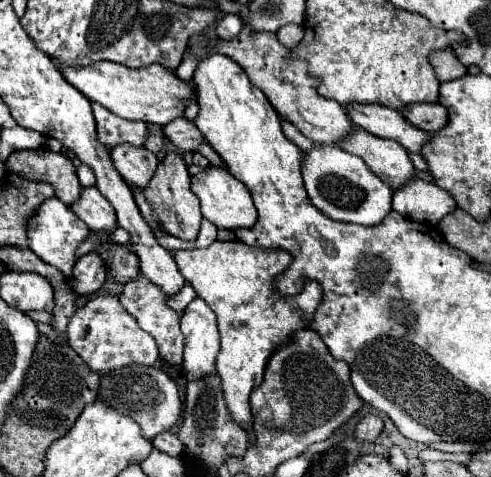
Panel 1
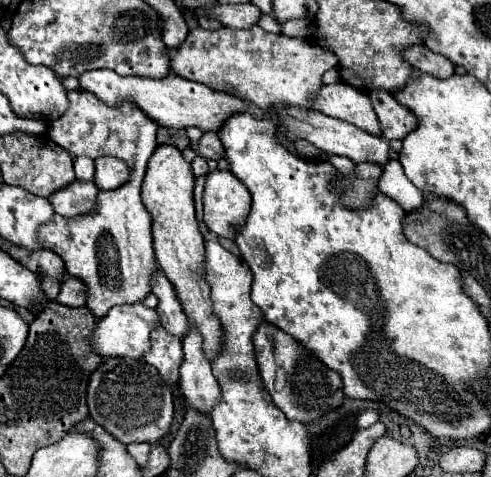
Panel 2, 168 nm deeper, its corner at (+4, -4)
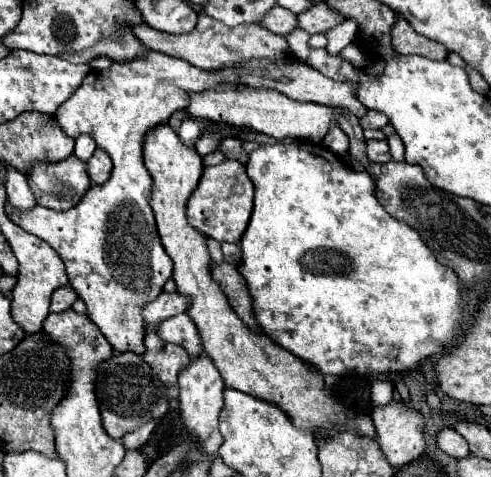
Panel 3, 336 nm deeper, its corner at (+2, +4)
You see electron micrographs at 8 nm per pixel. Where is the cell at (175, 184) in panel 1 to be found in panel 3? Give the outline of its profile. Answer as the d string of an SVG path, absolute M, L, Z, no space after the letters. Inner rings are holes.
M159 126L145 136L143 144L145 166L153 178L153 196L151 208L157 220L157 230L161 236L161 244L169 258L173 260L173 280L177 284L177 292L191 300L187 308L187 316L195 322L203 352L213 360L225 386L241 390L251 396L259 396L263 400L275 402L281 406L295 422L295 426L307 428L315 434L317 440L329 440L343 430L353 430L357 434L375 436L375 428L369 416L355 416L347 408L343 408L335 398L325 390L323 376L309 370L309 366L293 356L289 350L283 350L265 334L255 334L235 316L233 308L227 302L227 296L211 276L211 256L207 248L207 236L197 232L187 222L187 200L197 188L203 172L201 156L187 148L177 132L171 126Z

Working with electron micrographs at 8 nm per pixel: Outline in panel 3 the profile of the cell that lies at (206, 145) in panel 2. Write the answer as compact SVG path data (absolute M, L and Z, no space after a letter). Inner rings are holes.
M223 138L223 140L219 140L219 150L225 154L225 158L239 160L241 164L245 164L247 158L249 158L243 152L243 148L241 148L241 140L237 140L237 138Z

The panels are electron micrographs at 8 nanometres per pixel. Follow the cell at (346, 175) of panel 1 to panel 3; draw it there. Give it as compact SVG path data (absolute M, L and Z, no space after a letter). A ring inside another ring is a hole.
M367 140L367 160L369 162L377 162L377 164L383 164L383 162L389 162L391 156L389 156L389 146L387 142L379 142L379 140Z

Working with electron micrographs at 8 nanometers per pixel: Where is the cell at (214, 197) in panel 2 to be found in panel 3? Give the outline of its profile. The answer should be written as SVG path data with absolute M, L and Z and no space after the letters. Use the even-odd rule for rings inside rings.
M223 160L217 166L207 166L203 170L201 182L189 198L187 218L189 224L195 226L209 238L219 242L239 242L249 224L249 216L253 212L253 182L249 180L245 166L237 160Z

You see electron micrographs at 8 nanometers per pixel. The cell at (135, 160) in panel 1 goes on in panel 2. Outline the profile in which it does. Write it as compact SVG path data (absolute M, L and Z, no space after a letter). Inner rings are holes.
M101 156L95 160L95 178L99 190L115 190L129 180L129 168L125 162L113 156Z

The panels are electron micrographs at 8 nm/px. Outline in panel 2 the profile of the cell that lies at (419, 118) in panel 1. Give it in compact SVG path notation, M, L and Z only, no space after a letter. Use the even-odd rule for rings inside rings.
M369 92L369 100L381 124L381 138L401 140L411 130L415 130L417 118L409 110L401 108L401 104L397 104L397 100L393 100L389 92Z

